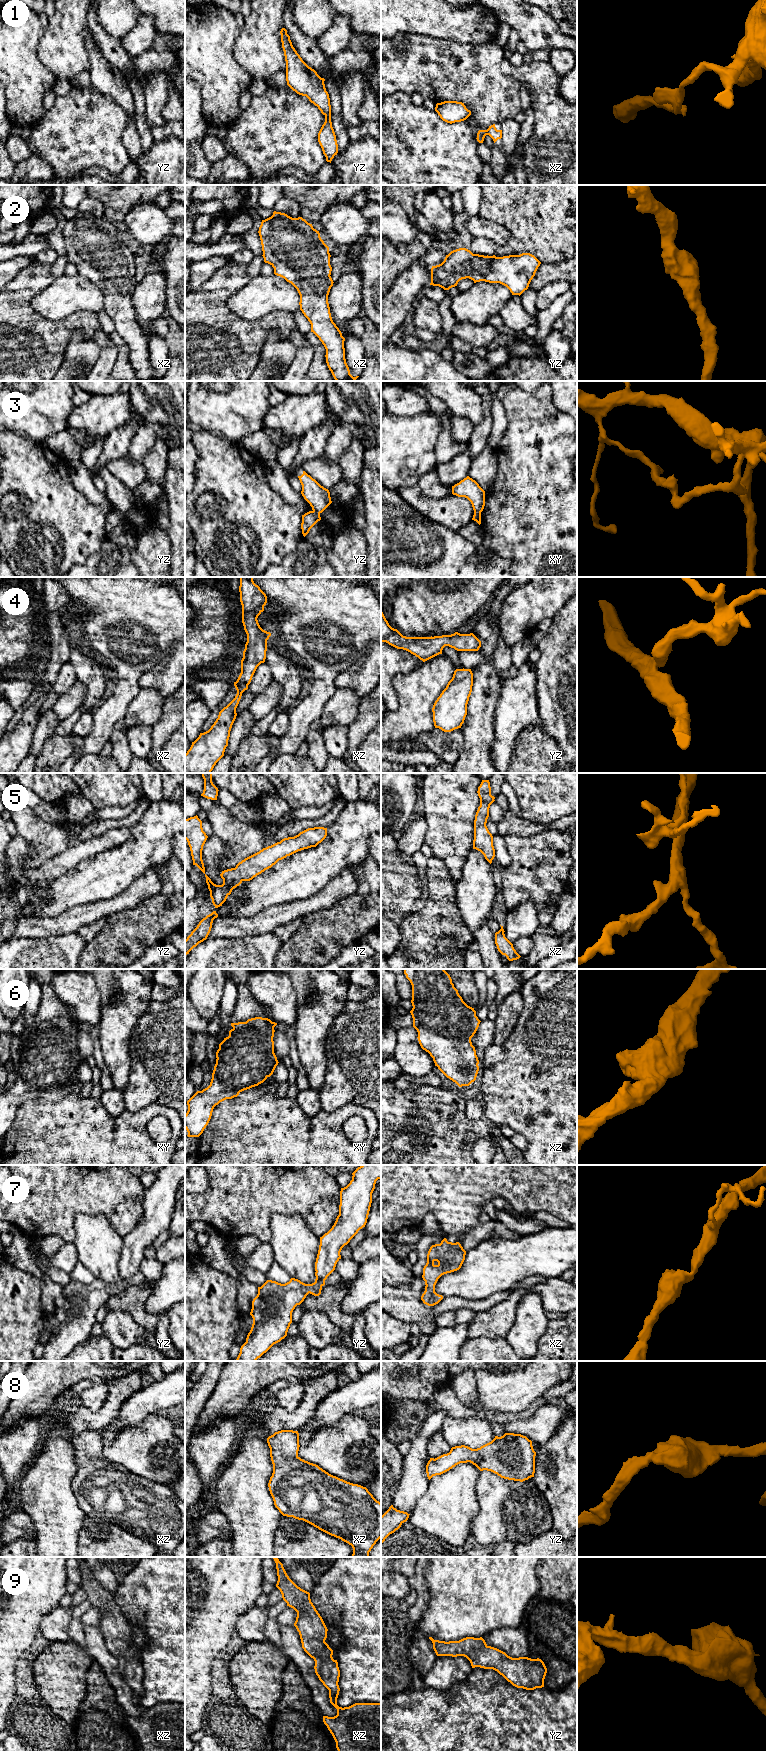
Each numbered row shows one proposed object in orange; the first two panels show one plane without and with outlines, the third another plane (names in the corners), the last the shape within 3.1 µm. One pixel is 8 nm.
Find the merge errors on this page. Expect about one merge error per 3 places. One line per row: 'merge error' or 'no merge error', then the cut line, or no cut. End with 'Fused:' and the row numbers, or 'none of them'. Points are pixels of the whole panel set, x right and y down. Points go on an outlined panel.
1: merge error; cut in yz along (325, 115), (330, 117)
2: no merge error; no cut
3: merge error; cut in yz along (313, 510), (319, 514)
4: no merge error; no cut
5: no merge error; no cut
6: no merge error; no cut
7: no merge error; no cut
8: no merge error; no cut
9: no merge error; no cut
Fused: 1, 3

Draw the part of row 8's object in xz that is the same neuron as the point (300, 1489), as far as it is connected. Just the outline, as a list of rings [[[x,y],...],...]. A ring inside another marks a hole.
[[[281,1430],[267,1438],[273,1473],[268,1487],[275,1507],[283,1516],[303,1520],[319,1530],[341,1539],[353,1548],[352,1557],[369,1557],[369,1552],[381,1538],[381,1503],[366,1487],[353,1484],[333,1476],[318,1465],[301,1459],[299,1451],[299,1433],[293,1430]]]

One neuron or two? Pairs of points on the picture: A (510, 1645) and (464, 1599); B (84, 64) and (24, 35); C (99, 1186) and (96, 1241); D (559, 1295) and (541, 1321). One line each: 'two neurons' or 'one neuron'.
A: two neurons
B: two neurons
C: two neurons
D: two neurons

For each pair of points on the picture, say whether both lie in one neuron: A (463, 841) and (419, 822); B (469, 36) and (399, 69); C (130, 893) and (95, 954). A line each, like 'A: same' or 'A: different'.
A: different
B: different
C: different

